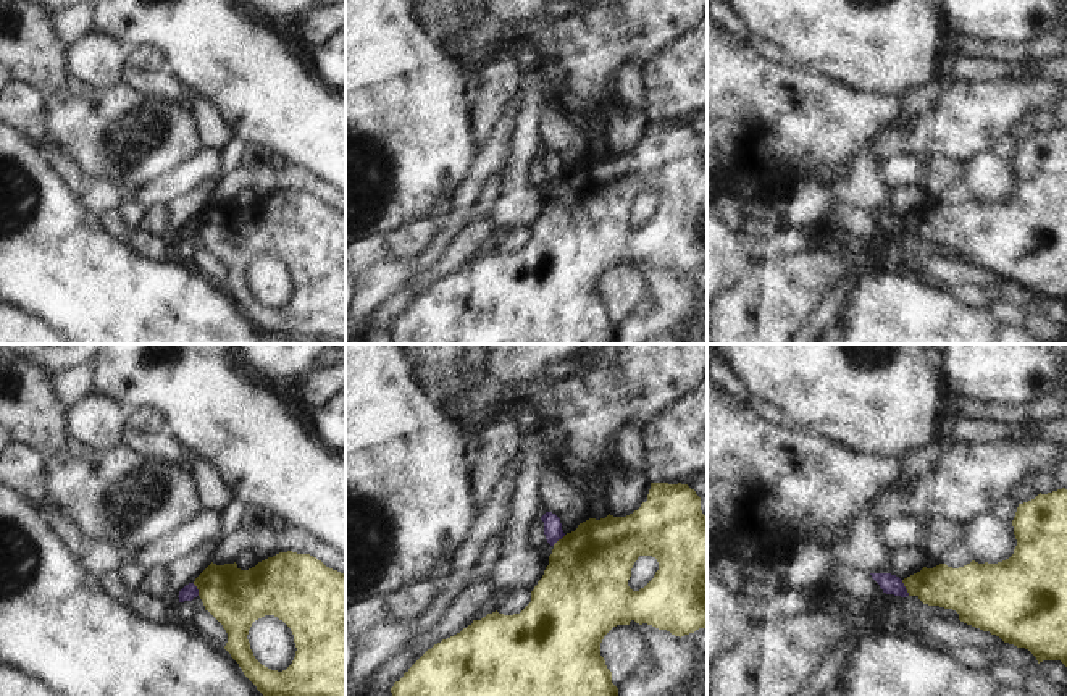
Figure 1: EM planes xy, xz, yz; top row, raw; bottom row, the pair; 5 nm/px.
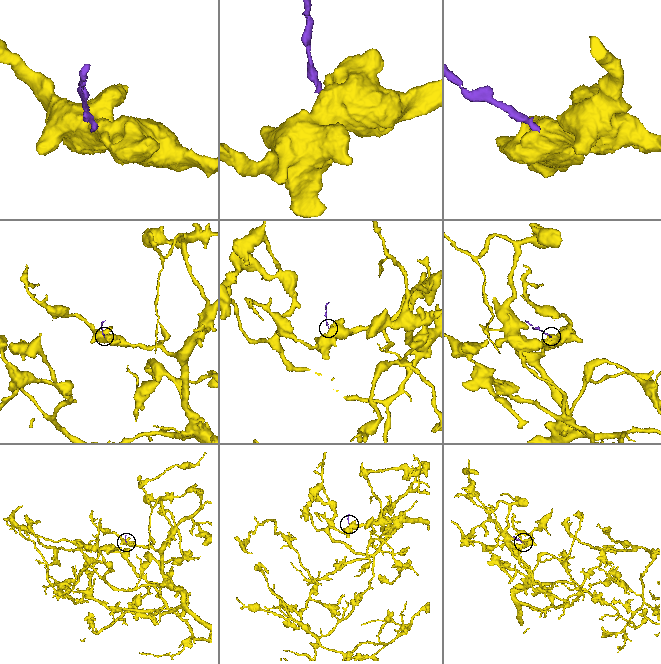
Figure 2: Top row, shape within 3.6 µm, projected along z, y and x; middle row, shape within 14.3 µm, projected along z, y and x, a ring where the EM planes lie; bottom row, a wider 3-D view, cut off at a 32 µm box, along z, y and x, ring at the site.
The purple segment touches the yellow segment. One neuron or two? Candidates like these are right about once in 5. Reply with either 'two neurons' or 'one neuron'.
two neurons

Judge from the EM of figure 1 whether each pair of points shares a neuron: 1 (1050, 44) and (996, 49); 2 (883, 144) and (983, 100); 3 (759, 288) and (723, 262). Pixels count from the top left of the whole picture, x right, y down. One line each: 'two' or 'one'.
1: one
2: one
3: two

